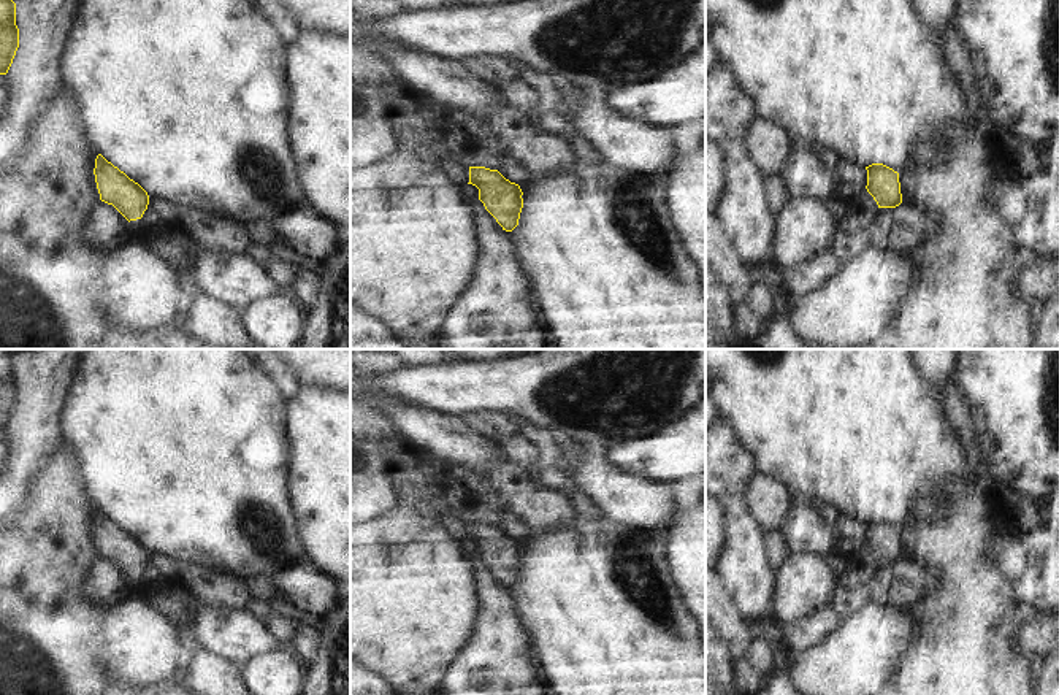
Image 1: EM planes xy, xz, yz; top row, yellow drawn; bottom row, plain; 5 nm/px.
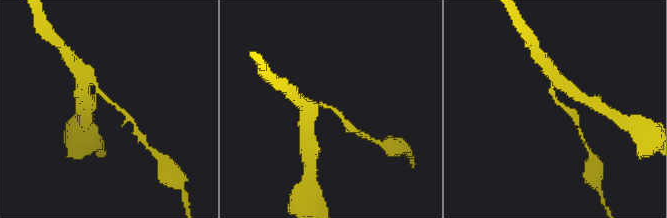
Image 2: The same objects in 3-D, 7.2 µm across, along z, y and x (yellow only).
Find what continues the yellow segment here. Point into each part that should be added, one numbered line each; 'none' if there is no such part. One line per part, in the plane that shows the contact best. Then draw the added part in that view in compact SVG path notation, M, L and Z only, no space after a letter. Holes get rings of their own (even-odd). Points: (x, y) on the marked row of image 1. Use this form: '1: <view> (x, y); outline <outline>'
none

